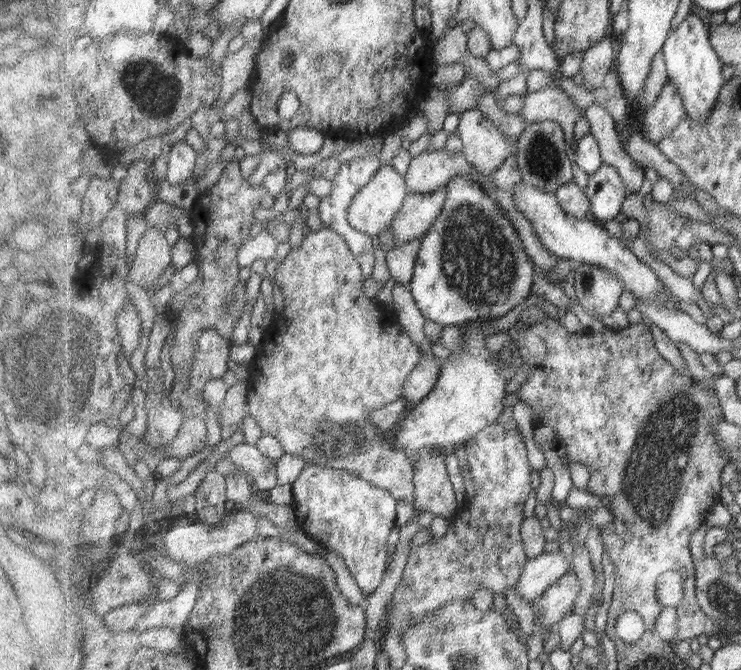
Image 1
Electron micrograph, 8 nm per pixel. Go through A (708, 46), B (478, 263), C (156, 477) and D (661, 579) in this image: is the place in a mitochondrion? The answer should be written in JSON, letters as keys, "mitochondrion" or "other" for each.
{"A":"other","B":"mitochondrion","C":"other","D":"other"}

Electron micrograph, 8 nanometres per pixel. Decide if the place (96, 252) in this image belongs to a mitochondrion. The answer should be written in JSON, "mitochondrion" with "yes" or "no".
{"mitochondrion":"no"}

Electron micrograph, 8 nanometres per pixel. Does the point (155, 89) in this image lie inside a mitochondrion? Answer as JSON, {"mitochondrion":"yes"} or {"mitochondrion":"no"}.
{"mitochondrion":"yes"}

